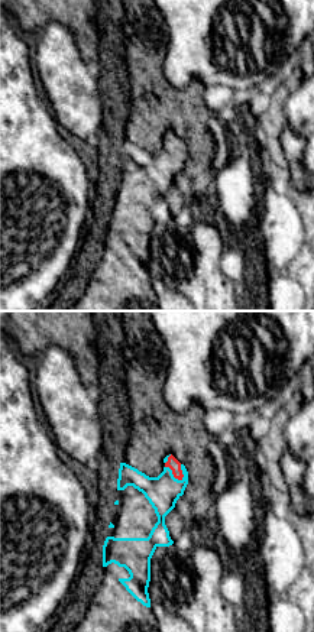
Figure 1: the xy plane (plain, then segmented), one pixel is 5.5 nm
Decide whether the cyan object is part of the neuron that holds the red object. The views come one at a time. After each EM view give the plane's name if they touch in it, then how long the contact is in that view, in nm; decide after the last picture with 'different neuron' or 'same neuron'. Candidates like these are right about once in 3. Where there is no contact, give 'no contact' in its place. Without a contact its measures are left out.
xy | 130 nm

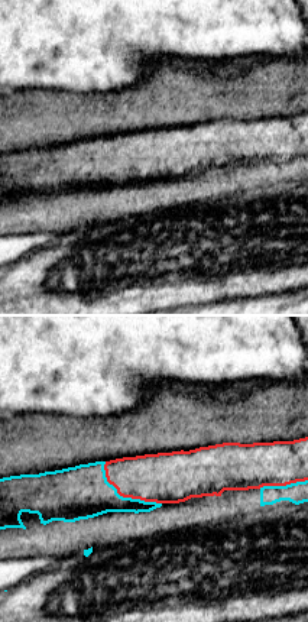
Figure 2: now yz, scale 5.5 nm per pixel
yz | 400 nm

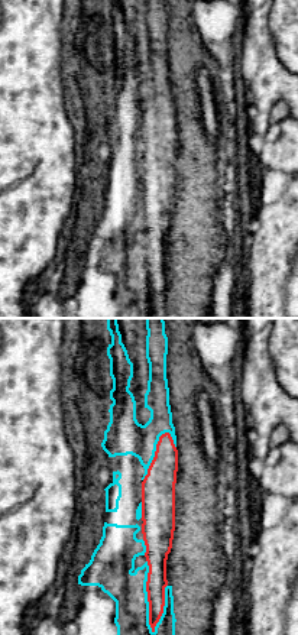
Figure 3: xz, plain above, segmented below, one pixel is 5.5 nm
xz | 400 nm

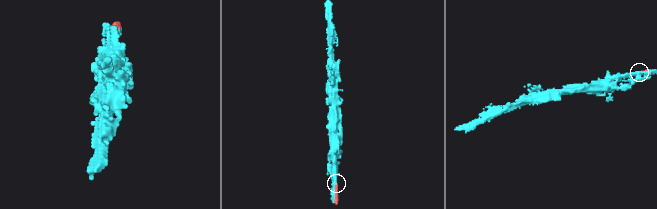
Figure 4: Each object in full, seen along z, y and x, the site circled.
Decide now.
same neuron

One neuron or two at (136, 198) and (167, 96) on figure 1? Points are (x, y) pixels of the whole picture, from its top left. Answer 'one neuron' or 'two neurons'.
two neurons

